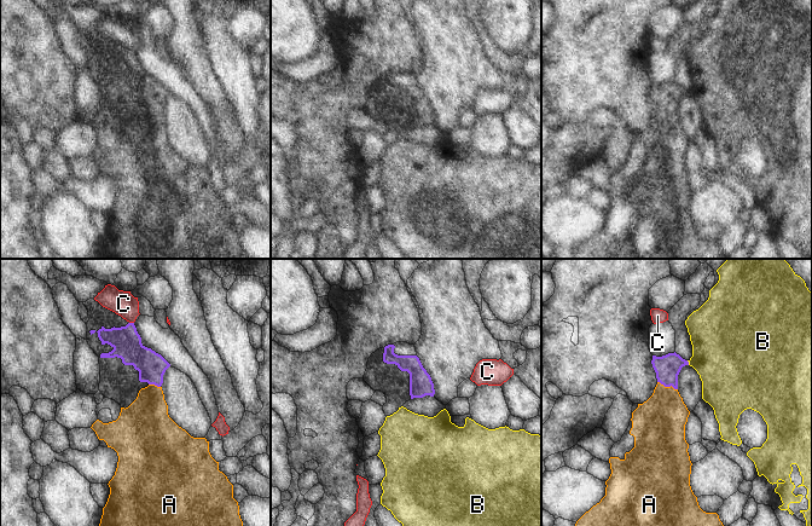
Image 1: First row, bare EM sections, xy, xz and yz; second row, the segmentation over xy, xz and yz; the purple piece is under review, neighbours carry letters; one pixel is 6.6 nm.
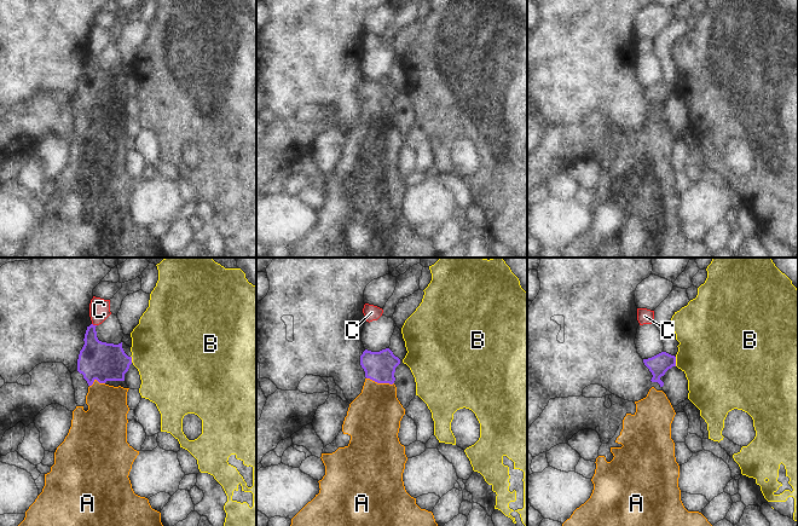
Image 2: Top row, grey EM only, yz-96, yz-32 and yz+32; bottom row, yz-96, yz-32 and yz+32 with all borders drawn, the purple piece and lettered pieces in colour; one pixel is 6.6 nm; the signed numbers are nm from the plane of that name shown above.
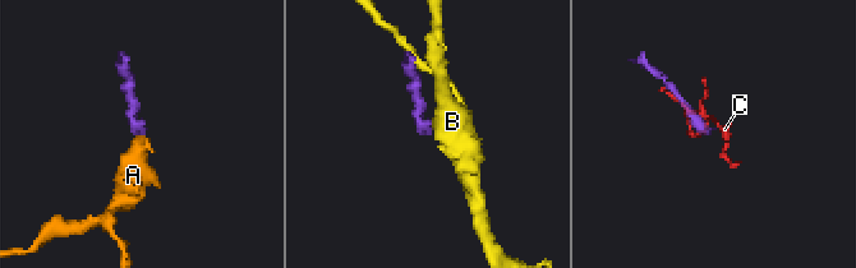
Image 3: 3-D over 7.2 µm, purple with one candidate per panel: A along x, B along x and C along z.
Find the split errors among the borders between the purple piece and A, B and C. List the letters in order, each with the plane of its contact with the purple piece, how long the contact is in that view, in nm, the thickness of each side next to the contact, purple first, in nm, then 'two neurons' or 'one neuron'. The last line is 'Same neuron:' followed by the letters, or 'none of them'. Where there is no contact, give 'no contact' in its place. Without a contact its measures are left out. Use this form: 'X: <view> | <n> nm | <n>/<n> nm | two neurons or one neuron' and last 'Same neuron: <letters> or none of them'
A: yz | 150 nm | 170/340 nm | one neuron
B: yz | 40 nm | 170/440 nm | two neurons
C: xy | 30 nm | 190/160 nm | two neurons
Same neuron: A

